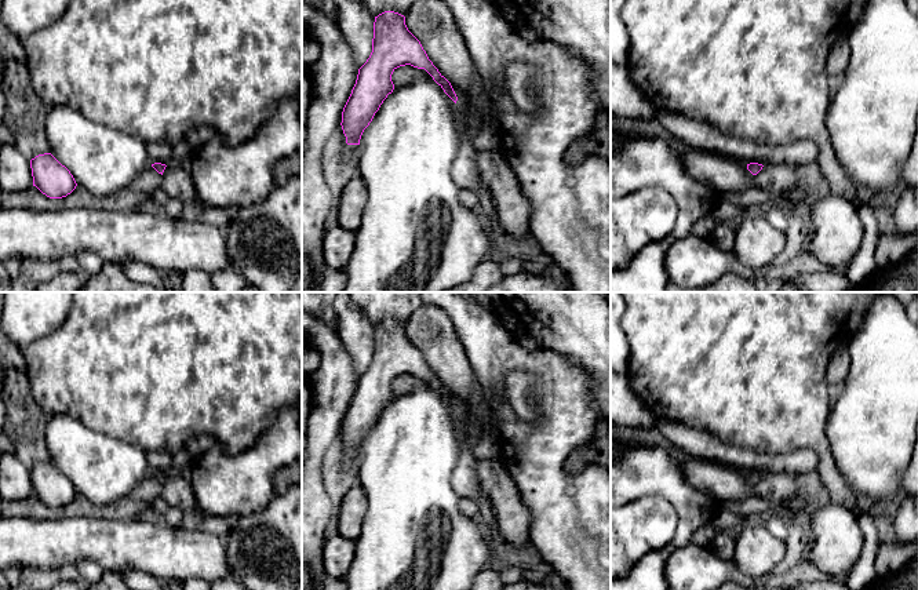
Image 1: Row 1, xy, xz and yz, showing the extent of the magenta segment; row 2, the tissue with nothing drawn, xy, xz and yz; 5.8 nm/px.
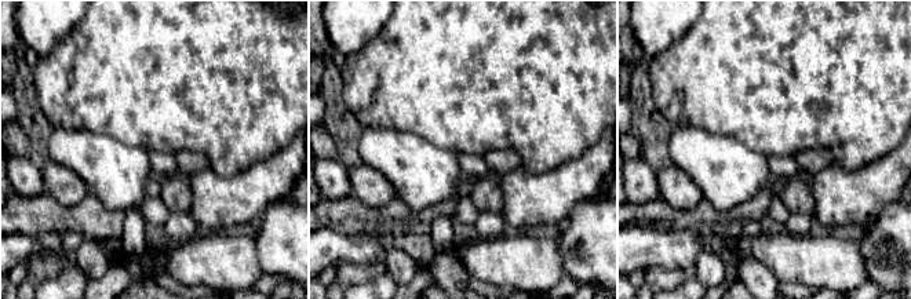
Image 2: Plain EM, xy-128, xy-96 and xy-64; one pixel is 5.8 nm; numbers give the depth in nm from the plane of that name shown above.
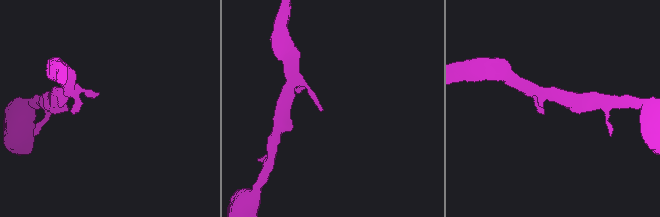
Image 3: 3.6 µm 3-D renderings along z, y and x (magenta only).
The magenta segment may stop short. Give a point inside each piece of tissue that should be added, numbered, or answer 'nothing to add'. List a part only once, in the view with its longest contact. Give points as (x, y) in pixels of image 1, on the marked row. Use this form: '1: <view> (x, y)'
nothing to add

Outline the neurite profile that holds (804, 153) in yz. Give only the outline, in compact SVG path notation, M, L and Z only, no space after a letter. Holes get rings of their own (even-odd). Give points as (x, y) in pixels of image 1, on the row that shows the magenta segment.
M667 110L657 112L656 119L681 146L721 154L740 163L787 164L812 172L819 161L819 148L810 139L799 139L790 145L765 145L724 134L707 123Z

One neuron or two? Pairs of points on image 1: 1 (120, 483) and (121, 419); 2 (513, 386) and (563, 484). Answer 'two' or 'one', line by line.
1: two
2: two

